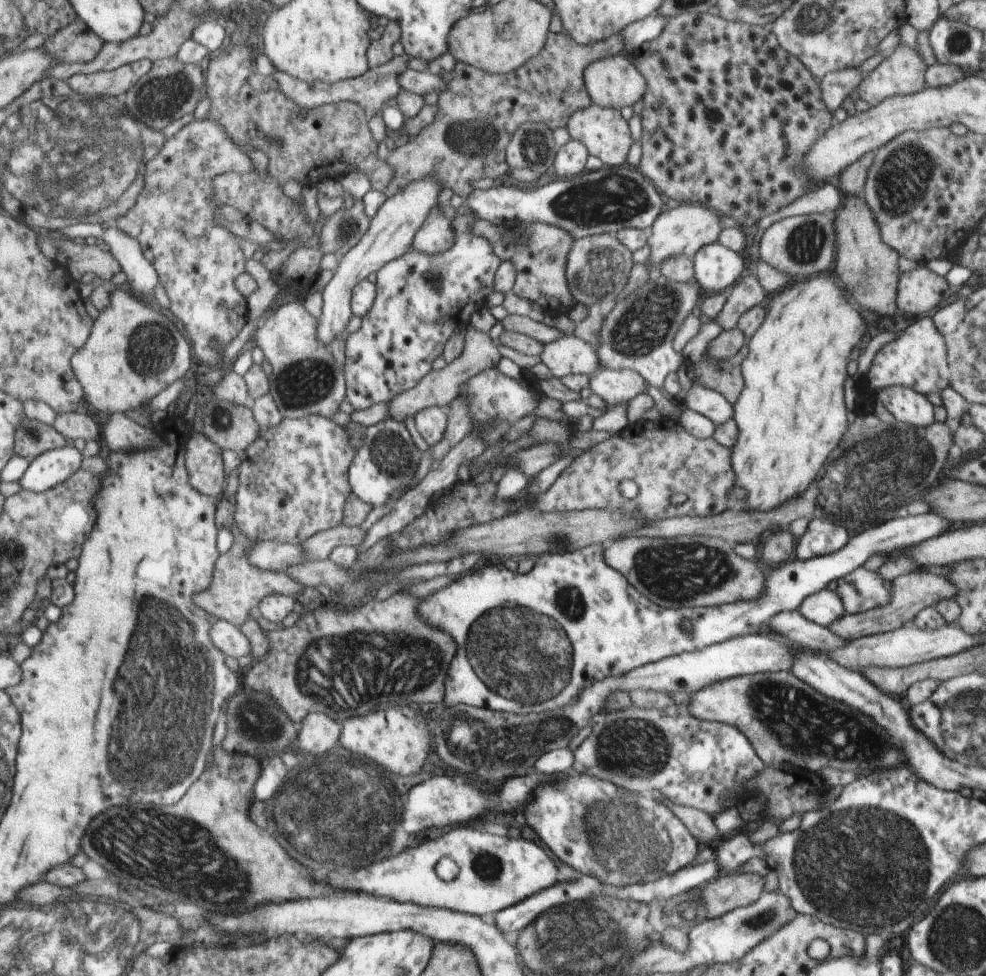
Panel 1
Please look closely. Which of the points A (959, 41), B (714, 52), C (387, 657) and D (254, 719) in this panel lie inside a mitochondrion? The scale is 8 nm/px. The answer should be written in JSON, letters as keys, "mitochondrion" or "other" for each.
{"A":"mitochondrion","B":"other","C":"mitochondrion","D":"mitochondrion"}

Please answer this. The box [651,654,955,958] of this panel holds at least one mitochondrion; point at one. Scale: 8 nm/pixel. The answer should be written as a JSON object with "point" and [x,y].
{"point":[841,863]}

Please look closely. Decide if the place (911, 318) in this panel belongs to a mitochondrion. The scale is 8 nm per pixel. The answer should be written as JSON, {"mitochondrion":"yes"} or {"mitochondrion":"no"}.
{"mitochondrion":"no"}

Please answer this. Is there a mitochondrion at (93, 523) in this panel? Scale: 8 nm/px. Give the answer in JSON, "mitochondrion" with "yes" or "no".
{"mitochondrion":"no"}

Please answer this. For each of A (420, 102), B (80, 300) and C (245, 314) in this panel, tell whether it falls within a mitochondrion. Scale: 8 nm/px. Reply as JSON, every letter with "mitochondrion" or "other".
{"A":"other","B":"other","C":"other"}

